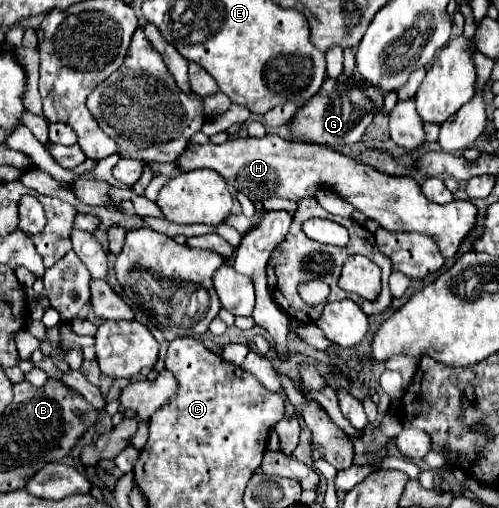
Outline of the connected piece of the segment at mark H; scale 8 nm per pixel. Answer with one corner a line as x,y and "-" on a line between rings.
264,135
260,139
246,137
226,141
222,145
188,145
180,155
178,165
182,171
212,169
220,173
226,183
236,191
242,191
252,201
262,201
268,197
282,197
298,201
302,197
312,197
316,185
330,185
340,197
352,203
366,217
376,219
386,231
414,231
430,235
446,259
454,259
462,241
476,227
478,209
470,201
454,199
448,205
438,205
428,201
418,181
412,177
394,177
372,169
370,165
356,163
350,157
324,147
308,145
300,141
286,141
278,135

